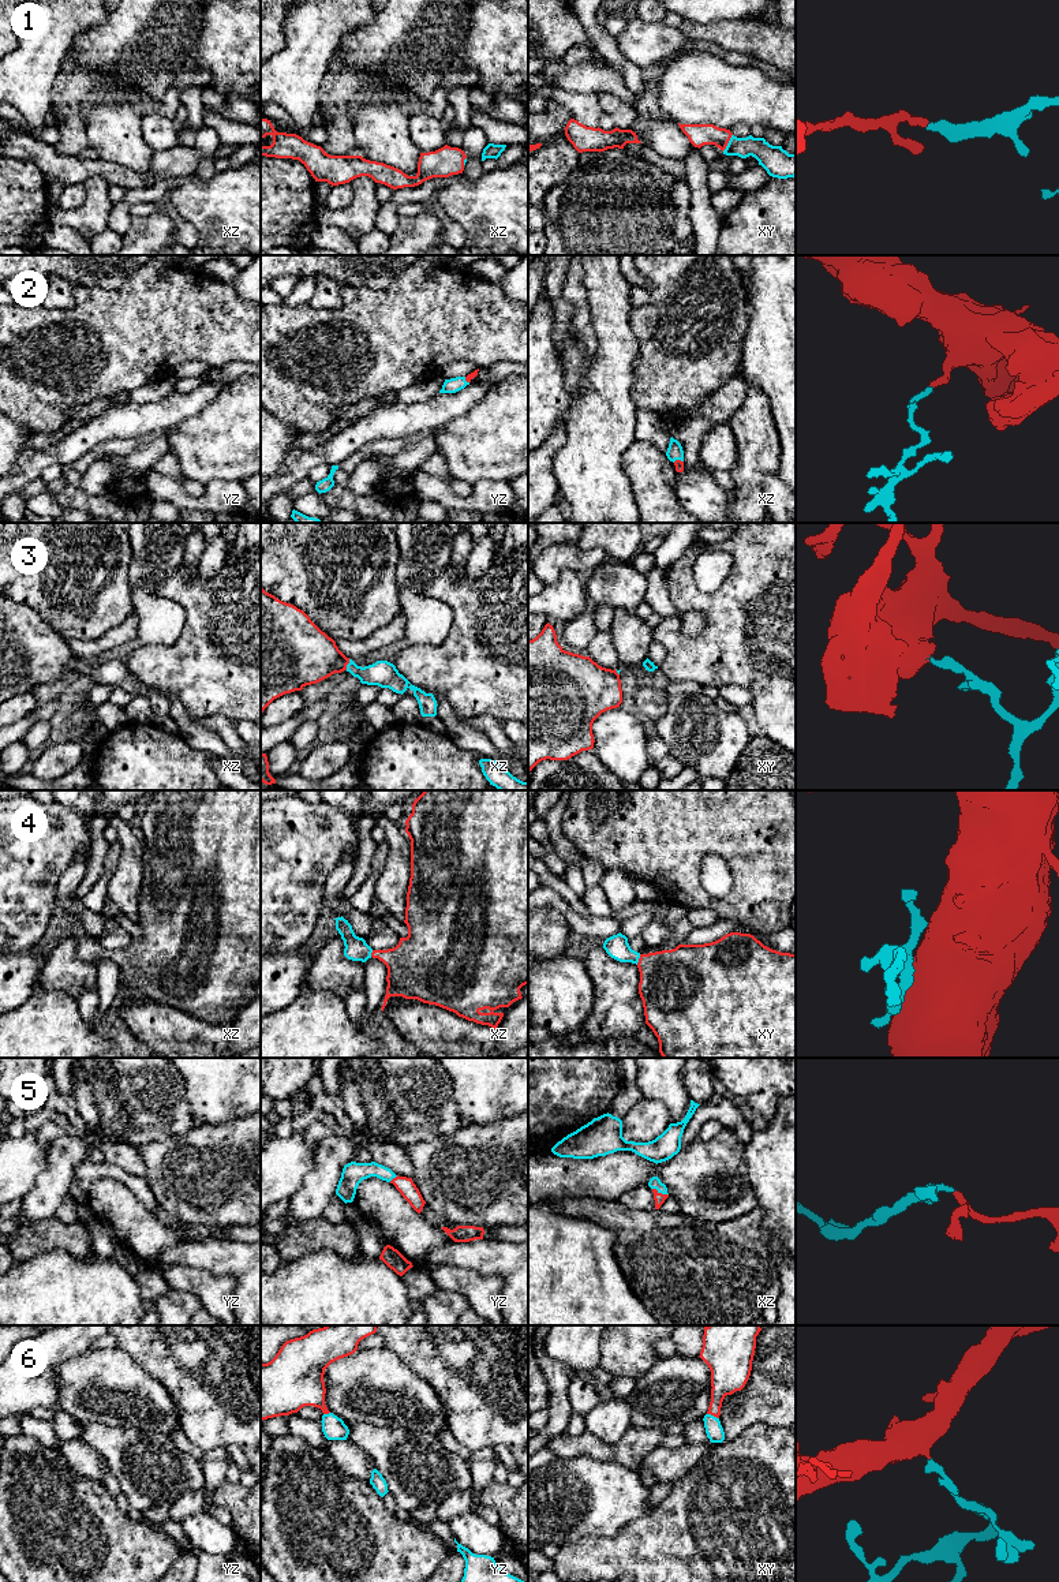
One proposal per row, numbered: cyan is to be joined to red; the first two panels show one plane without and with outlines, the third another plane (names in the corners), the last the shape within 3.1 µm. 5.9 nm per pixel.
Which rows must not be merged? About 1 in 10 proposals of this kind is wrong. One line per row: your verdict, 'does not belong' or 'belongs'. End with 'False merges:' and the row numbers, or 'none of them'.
1: belongs
2: belongs
3: belongs
4: belongs
5: belongs
6: belongs
False merges: none of them

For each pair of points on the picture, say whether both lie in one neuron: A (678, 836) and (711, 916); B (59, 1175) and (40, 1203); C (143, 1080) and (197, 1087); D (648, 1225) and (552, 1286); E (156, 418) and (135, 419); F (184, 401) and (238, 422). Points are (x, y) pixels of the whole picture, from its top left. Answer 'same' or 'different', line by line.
A: different
B: same
C: different
D: different
E: same
F: different

